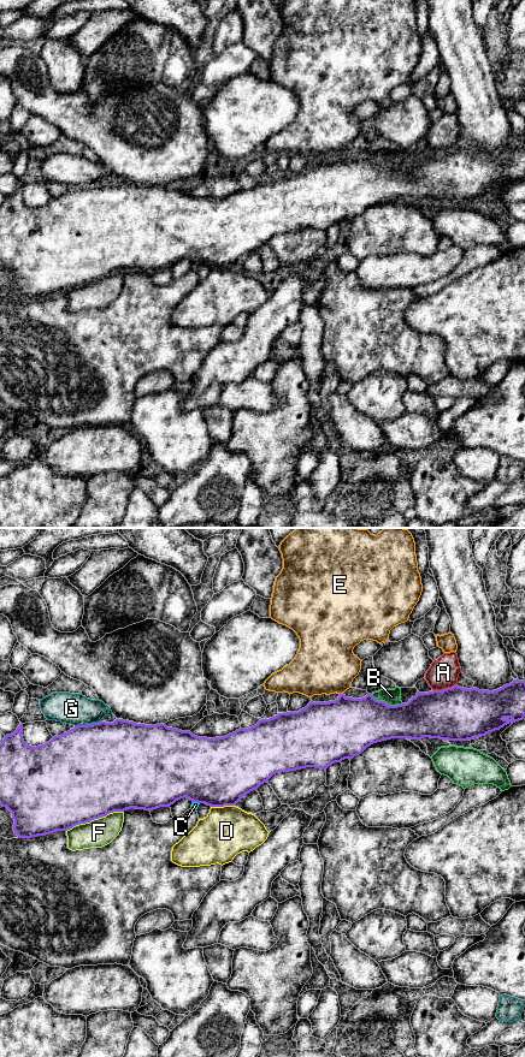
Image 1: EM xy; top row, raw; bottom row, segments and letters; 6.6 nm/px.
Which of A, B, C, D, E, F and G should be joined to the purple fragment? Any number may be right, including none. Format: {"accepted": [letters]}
{"accepted": []}

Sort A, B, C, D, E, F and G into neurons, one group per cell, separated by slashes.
A / B / C / D / E / F / G

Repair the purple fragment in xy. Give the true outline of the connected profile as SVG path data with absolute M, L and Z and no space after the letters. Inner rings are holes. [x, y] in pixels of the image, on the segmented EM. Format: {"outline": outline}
{"outline": "M514 679L492 691L458 685L429 693L418 691L407 703L396 706L378 701L372 694L353 699L342 693L335 701L311 701L299 712L278 713L270 719L259 720L252 728L238 729L216 738L197 737L190 731L167 728L165 724L146 725L116 719L113 723L77 725L60 736L54 736L42 746L31 747L23 740L23 724L20 724L0 743L0 806L12 813L13 831L18 838L67 831L76 825L130 808L151 812L160 807L170 807L184 797L211 807L236 806L244 795L269 782L278 772L306 767L326 770L335 762L352 760L373 743L391 738L430 737L467 741L500 730L509 723L523 720L524 717L525 681Z"}

